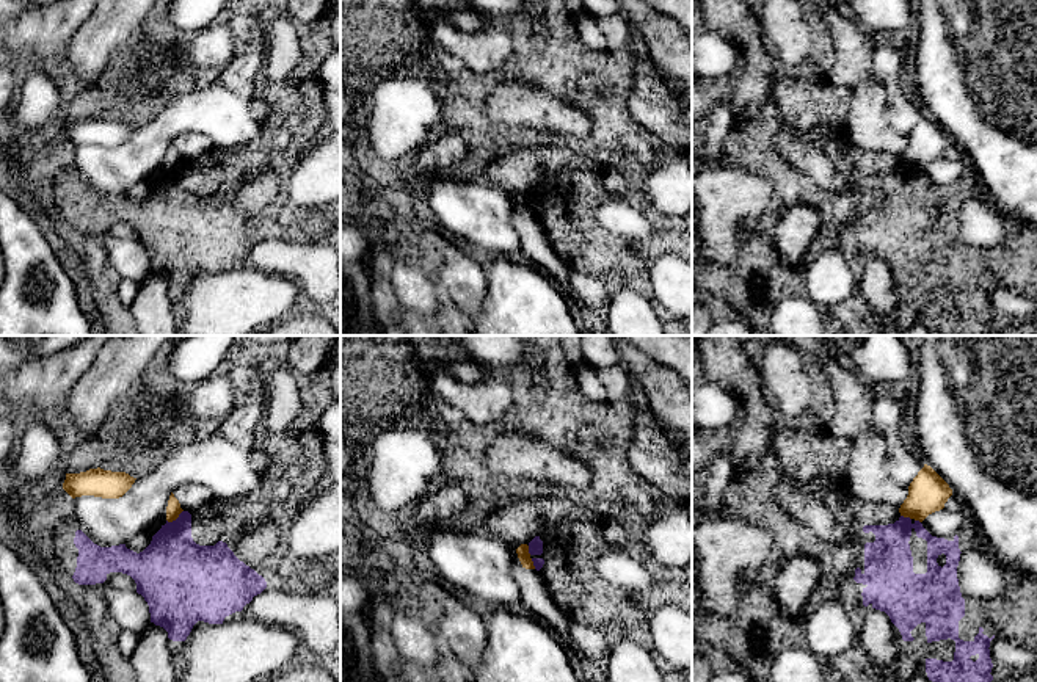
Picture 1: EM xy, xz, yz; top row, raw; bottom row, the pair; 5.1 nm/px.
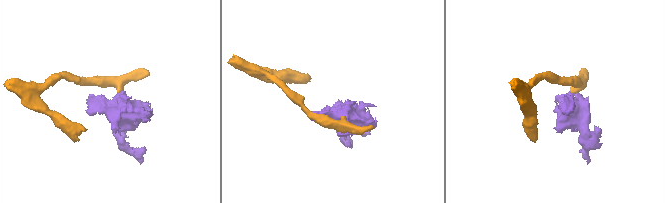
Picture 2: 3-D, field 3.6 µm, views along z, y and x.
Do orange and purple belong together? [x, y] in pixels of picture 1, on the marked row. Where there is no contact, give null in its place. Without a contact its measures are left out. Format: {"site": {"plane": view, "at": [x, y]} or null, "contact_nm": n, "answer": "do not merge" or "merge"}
{"site": {"plane": "xy", "at": [174, 519]}, "contact_nm": 110, "answer": "do not merge"}

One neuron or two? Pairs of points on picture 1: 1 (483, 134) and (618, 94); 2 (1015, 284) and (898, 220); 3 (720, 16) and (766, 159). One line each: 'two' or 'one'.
1: one
2: one
3: two

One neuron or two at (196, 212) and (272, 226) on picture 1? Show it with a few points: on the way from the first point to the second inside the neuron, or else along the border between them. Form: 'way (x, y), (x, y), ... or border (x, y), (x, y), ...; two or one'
way (215, 226), (253, 226); one

